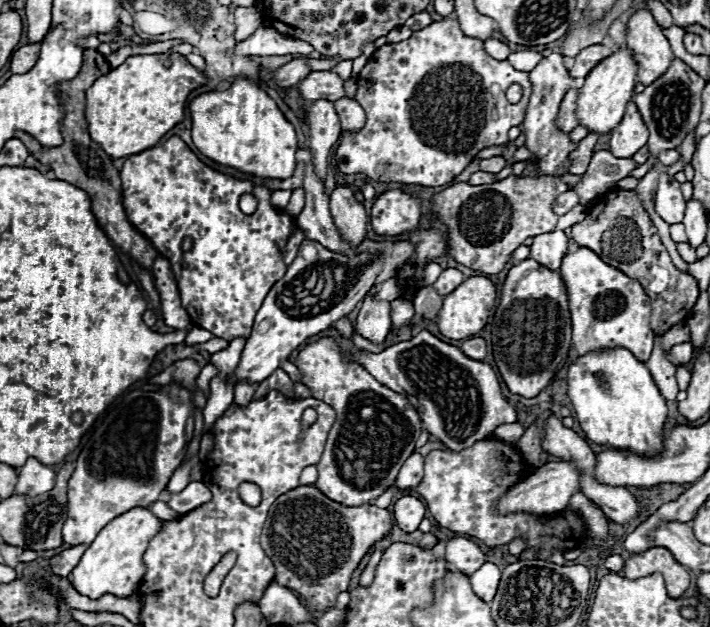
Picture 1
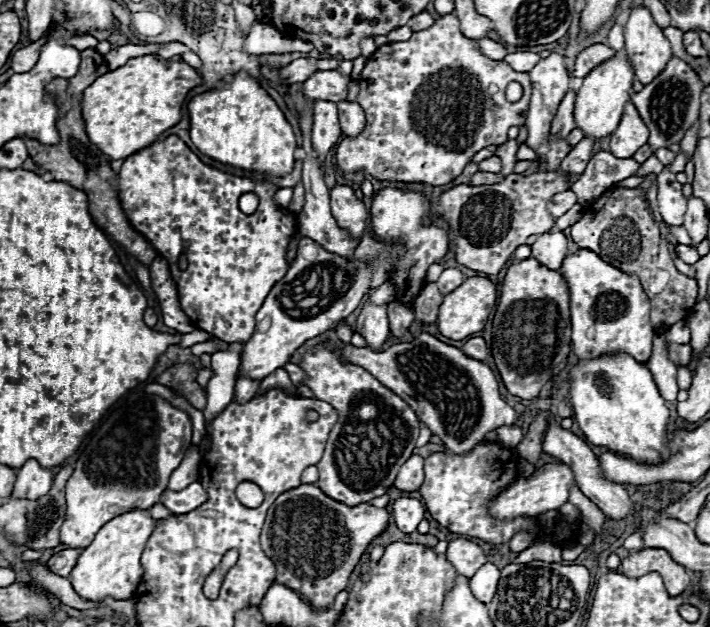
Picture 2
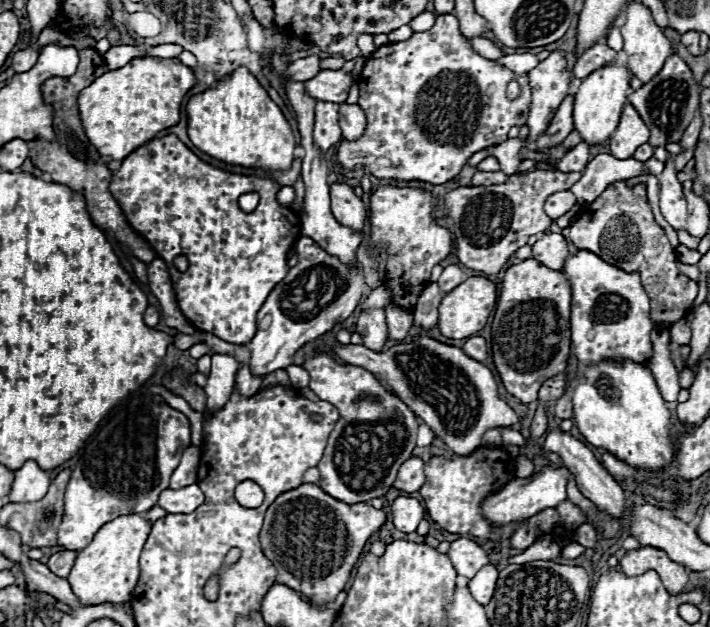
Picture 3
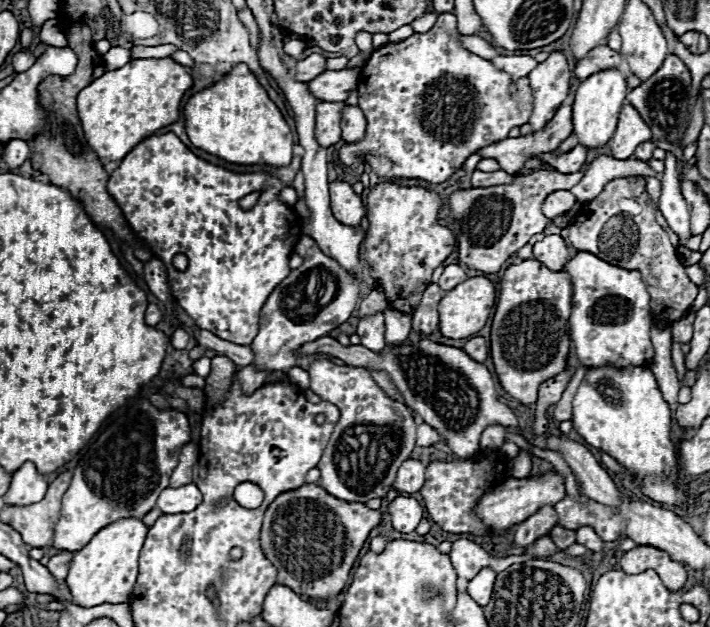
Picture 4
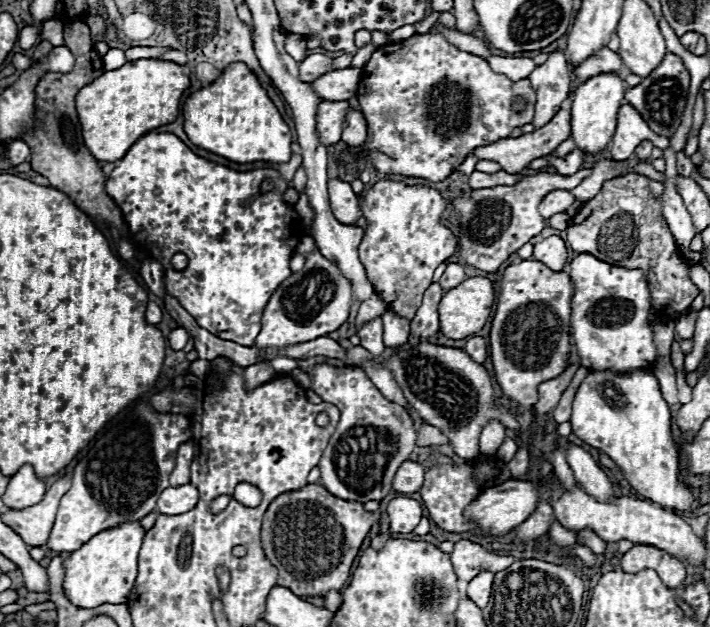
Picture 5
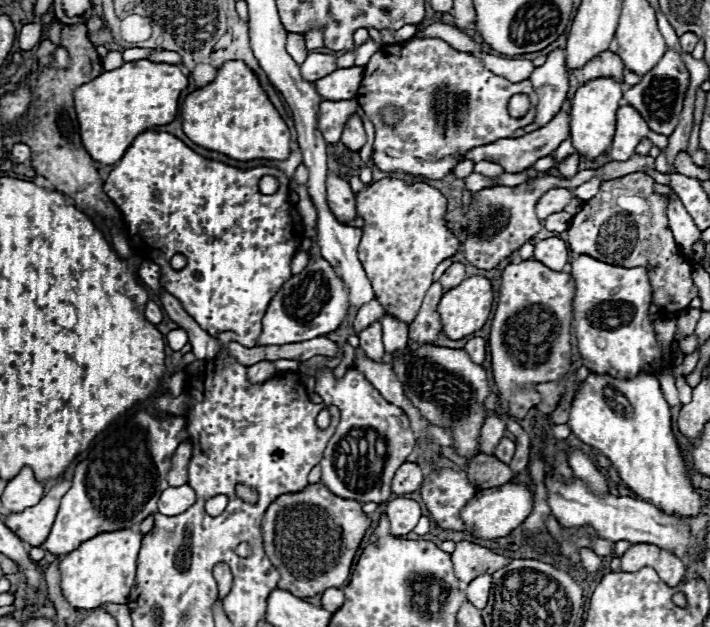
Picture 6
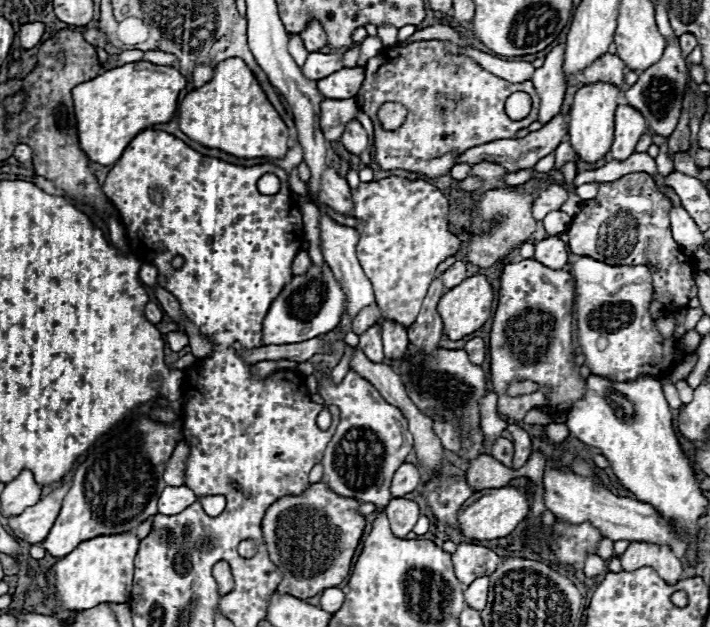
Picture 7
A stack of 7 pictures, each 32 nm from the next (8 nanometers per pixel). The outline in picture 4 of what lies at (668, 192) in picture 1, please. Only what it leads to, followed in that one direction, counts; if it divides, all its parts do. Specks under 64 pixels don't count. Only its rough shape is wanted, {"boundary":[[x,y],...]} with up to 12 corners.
{"boundary":[[666,152],[660,212],[672,232],[692,238],[676,156]]}

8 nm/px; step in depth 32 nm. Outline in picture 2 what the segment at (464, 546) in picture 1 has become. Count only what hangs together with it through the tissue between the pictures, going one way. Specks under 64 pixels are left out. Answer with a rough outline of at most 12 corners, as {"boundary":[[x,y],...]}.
{"boundary":[[466,538],[448,542],[446,558],[456,572],[474,576],[488,562],[484,550]]}

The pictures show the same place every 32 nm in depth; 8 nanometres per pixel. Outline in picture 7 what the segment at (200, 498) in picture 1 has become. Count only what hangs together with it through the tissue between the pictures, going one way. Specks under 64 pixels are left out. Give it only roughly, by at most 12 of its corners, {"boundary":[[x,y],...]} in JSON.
{"boundary":[[166,486],[158,512],[174,516],[196,502],[186,486]]}

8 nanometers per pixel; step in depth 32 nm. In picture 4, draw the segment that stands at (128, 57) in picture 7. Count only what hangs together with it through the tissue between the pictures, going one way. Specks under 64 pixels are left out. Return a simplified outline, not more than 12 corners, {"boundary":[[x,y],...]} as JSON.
{"boundary":[[170,44],[134,46],[130,58],[166,58],[178,48]]}

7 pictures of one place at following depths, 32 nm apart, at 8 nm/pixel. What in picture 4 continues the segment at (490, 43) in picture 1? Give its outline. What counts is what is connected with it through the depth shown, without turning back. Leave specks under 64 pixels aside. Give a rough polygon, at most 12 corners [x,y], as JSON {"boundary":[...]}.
{"boundary":[[460,36],[466,50],[486,58],[498,56],[488,40],[480,36]]}

